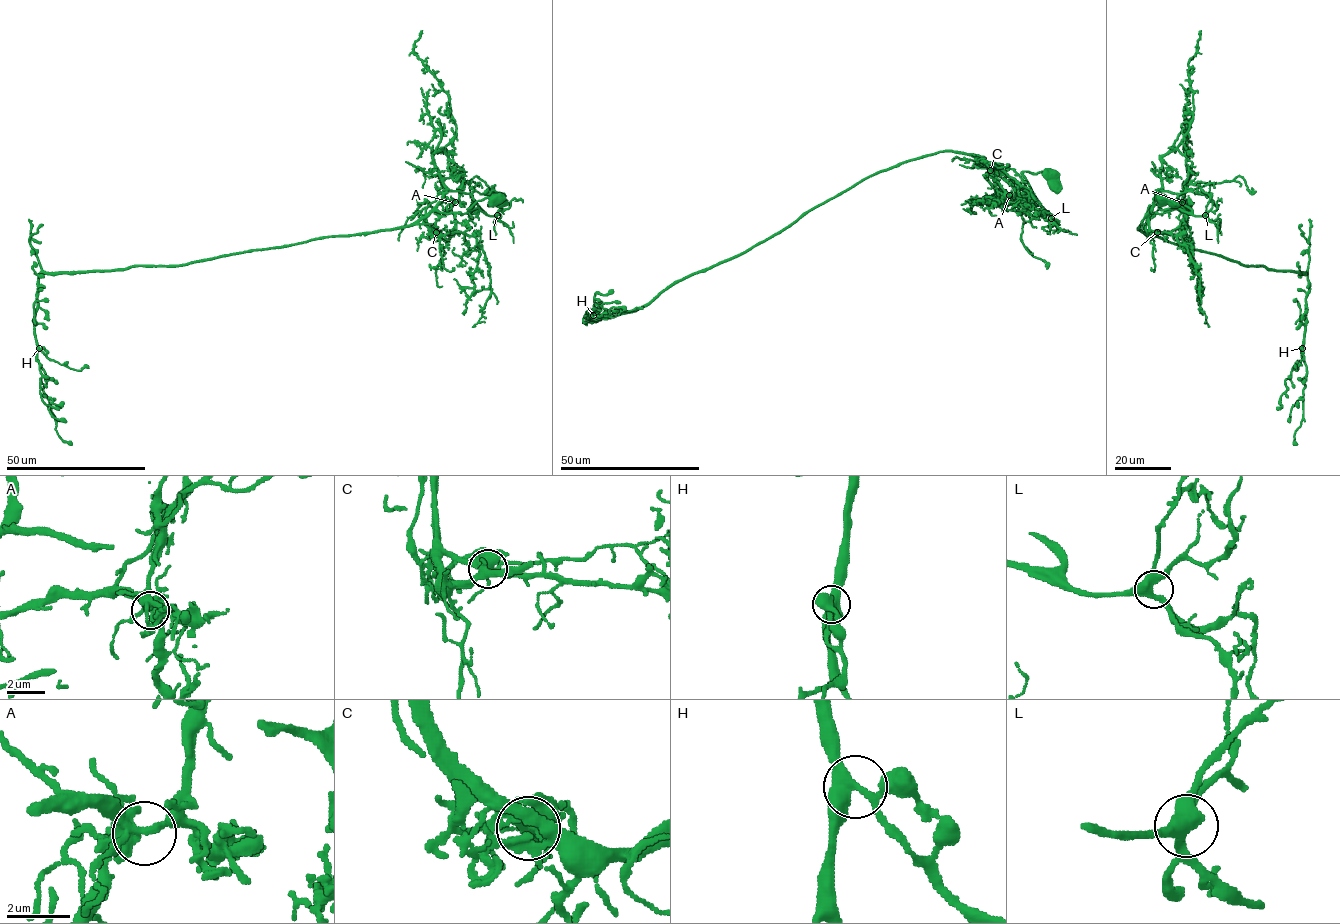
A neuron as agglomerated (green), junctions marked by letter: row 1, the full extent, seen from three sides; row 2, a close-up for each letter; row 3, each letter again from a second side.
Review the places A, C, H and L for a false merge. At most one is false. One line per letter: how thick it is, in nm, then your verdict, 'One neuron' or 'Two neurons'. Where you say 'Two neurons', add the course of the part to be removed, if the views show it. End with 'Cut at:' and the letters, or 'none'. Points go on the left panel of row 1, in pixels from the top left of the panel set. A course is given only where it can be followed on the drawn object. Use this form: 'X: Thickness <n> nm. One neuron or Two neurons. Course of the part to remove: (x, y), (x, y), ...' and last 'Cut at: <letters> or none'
A: Thickness 280 nm. One neuron
C: Thickness 420 nm. One neuron
H: Thickness 400 nm. One neuron
L: Thickness 420 nm. One neuron
Cut at: none

